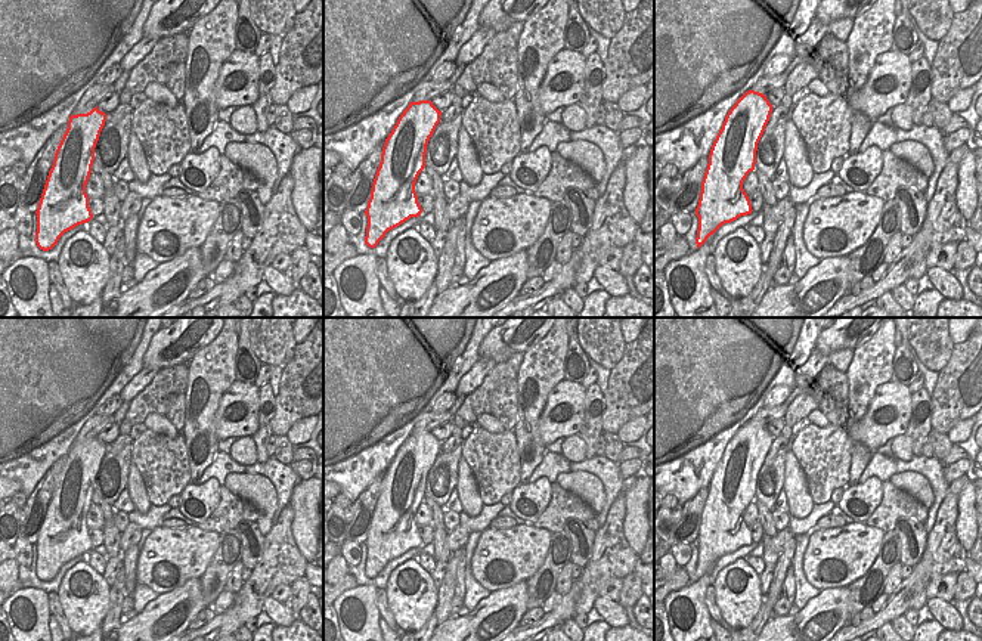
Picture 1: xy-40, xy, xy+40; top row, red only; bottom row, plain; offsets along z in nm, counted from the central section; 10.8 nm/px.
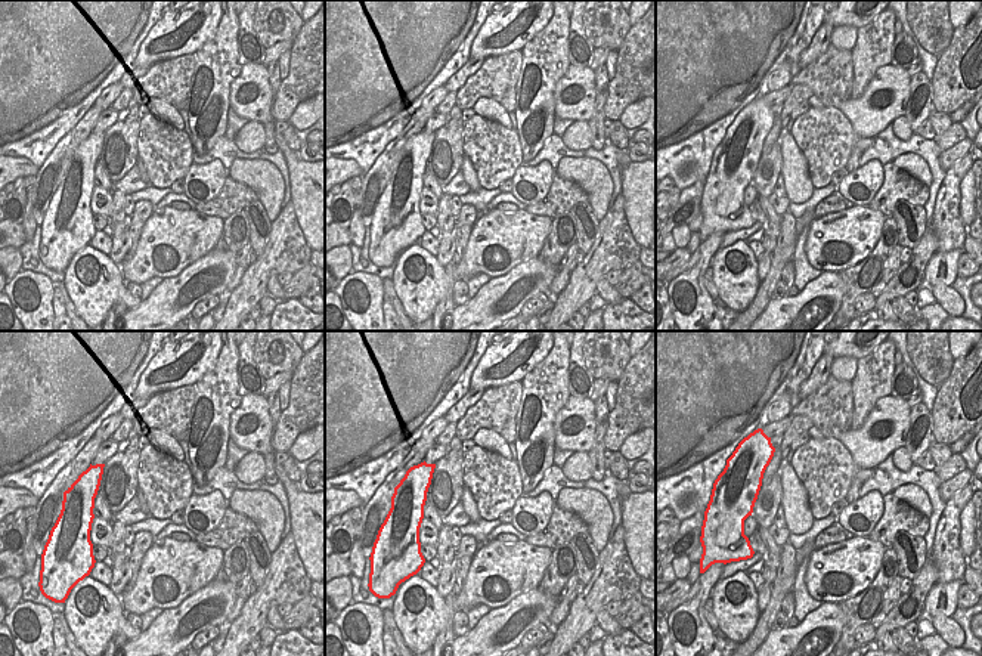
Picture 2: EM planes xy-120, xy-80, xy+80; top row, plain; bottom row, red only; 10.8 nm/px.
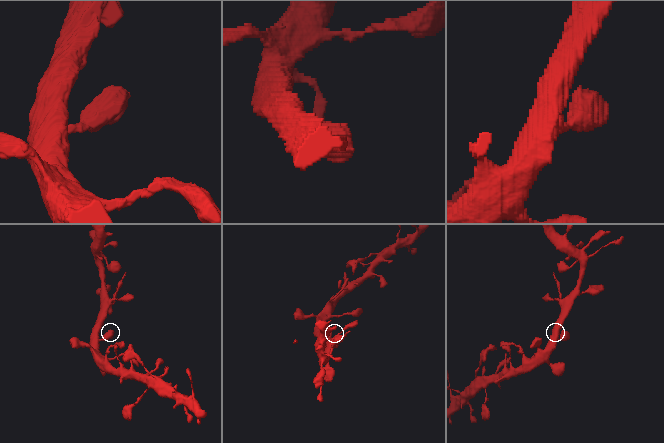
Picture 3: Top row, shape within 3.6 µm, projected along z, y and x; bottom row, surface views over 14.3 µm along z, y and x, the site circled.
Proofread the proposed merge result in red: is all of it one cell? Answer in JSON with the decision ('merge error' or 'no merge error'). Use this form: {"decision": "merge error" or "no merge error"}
{"decision": "no merge error"}

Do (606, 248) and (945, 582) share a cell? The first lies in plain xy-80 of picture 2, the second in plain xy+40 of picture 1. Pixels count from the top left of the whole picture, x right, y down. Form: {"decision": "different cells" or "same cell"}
{"decision": "different cells"}

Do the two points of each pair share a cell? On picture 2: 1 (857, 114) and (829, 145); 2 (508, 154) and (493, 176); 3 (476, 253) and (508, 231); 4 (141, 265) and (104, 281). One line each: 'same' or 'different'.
1: different
2: same
3: same
4: different

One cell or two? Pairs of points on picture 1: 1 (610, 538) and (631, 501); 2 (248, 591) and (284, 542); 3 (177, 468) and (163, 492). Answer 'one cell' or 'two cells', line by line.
1: two cells
2: one cell
3: one cell

